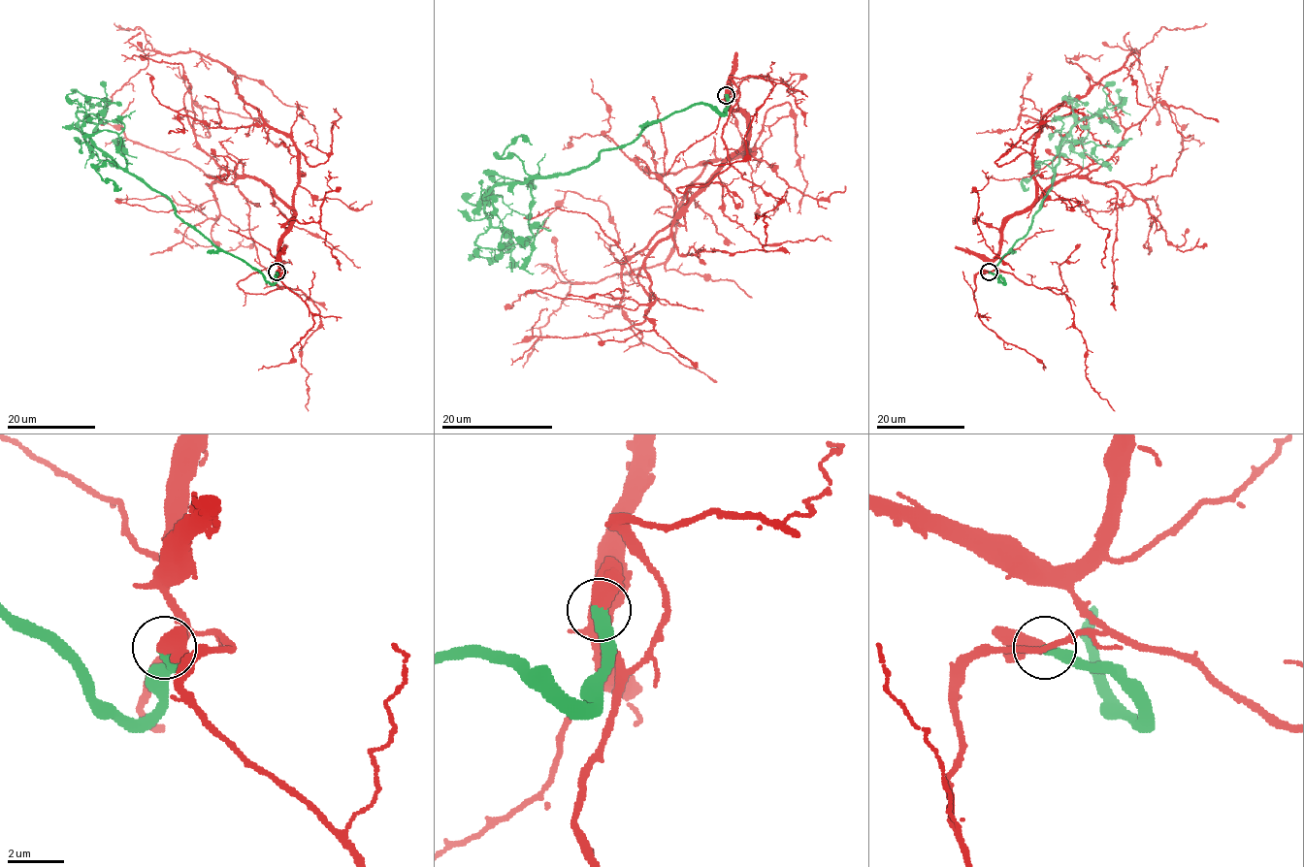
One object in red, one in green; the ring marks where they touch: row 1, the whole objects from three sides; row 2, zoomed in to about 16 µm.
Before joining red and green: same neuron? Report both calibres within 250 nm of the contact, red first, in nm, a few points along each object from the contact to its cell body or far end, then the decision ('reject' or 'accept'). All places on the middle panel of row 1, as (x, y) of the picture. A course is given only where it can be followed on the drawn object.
500/440 nm | red via (726, 95), (738, 89), (727, 101), (747, 118), (752, 153), (710, 160), (687, 188), (664, 263), (506, 305) | green via (726, 95), (726, 112), (694, 104), (580, 170), (498, 182), (475, 243), (525, 243), (548, 217) | accept

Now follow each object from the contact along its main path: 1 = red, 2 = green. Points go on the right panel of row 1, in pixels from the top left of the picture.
1: (989, 272), (1002, 226), (1035, 198), (1041, 120), (1132, 51), (1157, 125)
2: (989, 272), (1003, 282), (995, 267), (1049, 193), (1059, 144), (1102, 112), (1112, 123), (1087, 110)

